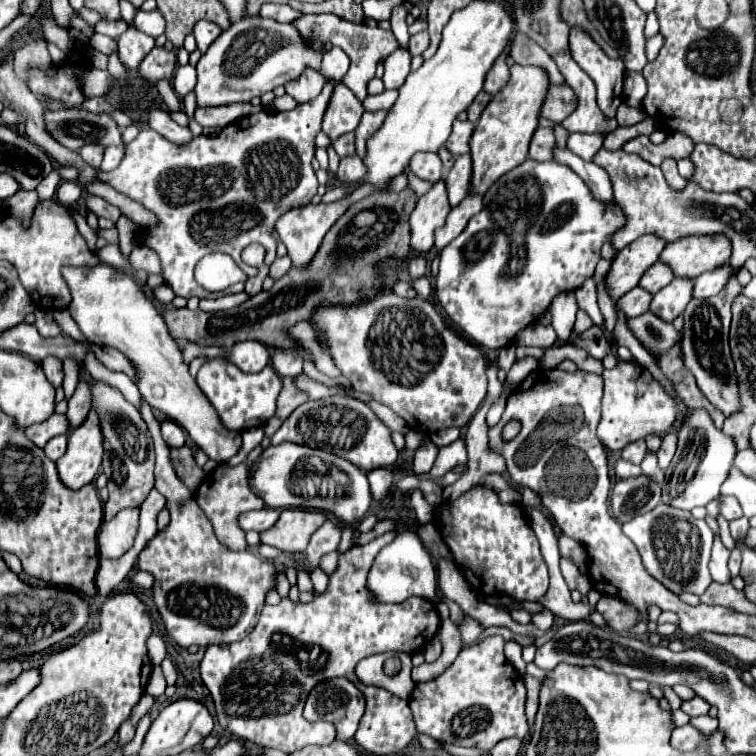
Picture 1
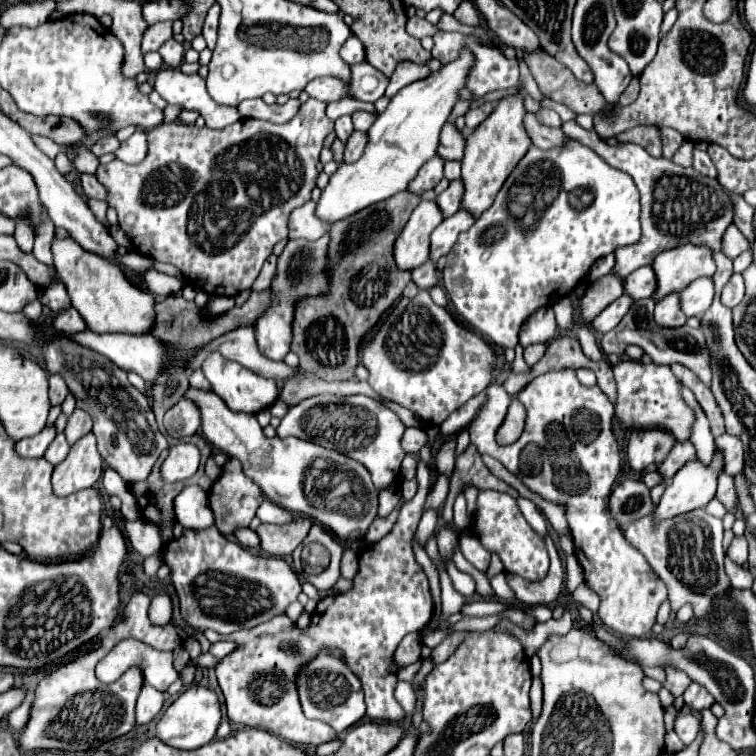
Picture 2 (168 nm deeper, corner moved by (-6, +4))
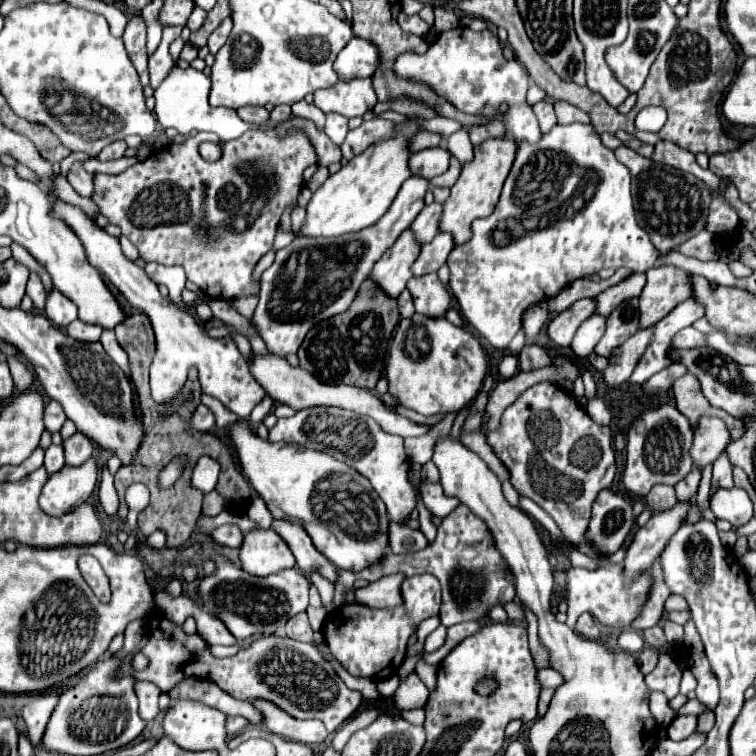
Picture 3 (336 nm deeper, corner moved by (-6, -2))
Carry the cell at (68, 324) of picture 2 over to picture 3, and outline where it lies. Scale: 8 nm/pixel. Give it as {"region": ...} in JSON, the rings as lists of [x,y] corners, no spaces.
{"region":[[[74,320],[66,326],[66,334],[76,338],[76,340],[84,340],[84,342],[96,342],[100,340],[100,334],[102,334],[102,328],[100,326],[94,326],[94,324],[86,324],[82,320]]]}

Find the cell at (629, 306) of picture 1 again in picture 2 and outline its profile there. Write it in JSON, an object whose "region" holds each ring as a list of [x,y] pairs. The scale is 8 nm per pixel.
{"region":[[[622,294],[622,296],[616,298],[608,308],[604,308],[604,310],[596,316],[596,320],[590,322],[592,330],[596,330],[596,332],[600,332],[600,334],[610,332],[612,328],[618,326],[618,322],[624,318],[624,314],[628,312],[630,306],[632,306],[632,298],[626,296],[626,294]]]}

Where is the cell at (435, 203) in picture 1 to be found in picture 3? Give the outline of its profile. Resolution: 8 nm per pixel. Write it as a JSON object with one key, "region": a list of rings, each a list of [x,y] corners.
{"region":[[[406,228],[400,238],[388,248],[382,258],[374,264],[372,278],[390,294],[400,296],[400,292],[406,288],[406,282],[414,276],[412,264],[416,256],[420,254],[420,244],[416,240],[416,234],[412,234],[410,228]]]}

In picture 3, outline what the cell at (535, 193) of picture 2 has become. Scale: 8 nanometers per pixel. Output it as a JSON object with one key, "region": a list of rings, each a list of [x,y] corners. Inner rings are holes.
{"region":[[[588,124],[556,126],[536,144],[518,142],[516,160],[504,182],[496,210],[488,218],[474,220],[472,238],[466,244],[454,246],[448,256],[450,290],[460,304],[464,320],[498,350],[506,350],[510,340],[518,334],[528,306],[554,298],[566,284],[590,274],[598,274],[602,268],[626,266],[632,272],[646,272],[648,268],[660,264],[678,266],[724,286],[734,280],[734,276],[730,276],[730,268],[720,260],[700,262],[680,252],[674,252],[674,258],[668,256],[668,260],[660,260],[660,256],[656,256],[656,248],[652,248],[648,234],[636,222],[628,168],[616,160],[614,152],[600,142],[600,136]],[[544,214],[554,214],[556,220],[548,222],[546,226],[528,226],[528,220],[542,218]]]}

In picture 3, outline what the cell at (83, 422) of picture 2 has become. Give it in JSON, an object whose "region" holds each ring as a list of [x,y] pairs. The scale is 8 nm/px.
{"region":[[[76,432],[64,440],[64,452],[66,452],[66,464],[78,466],[92,456],[94,444],[92,440],[88,440],[88,436],[84,436],[82,432]]]}

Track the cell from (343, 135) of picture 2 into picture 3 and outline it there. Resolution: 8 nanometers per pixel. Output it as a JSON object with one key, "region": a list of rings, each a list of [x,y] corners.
{"region":[[[328,114],[324,132],[334,144],[340,146],[344,142],[344,138],[346,138],[346,132],[348,132],[348,118],[344,118],[340,114]]]}

